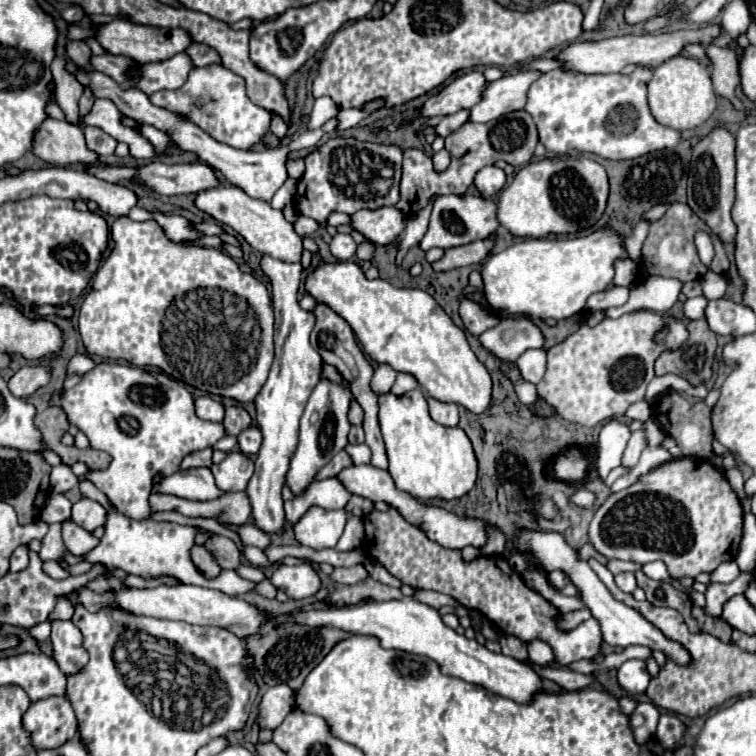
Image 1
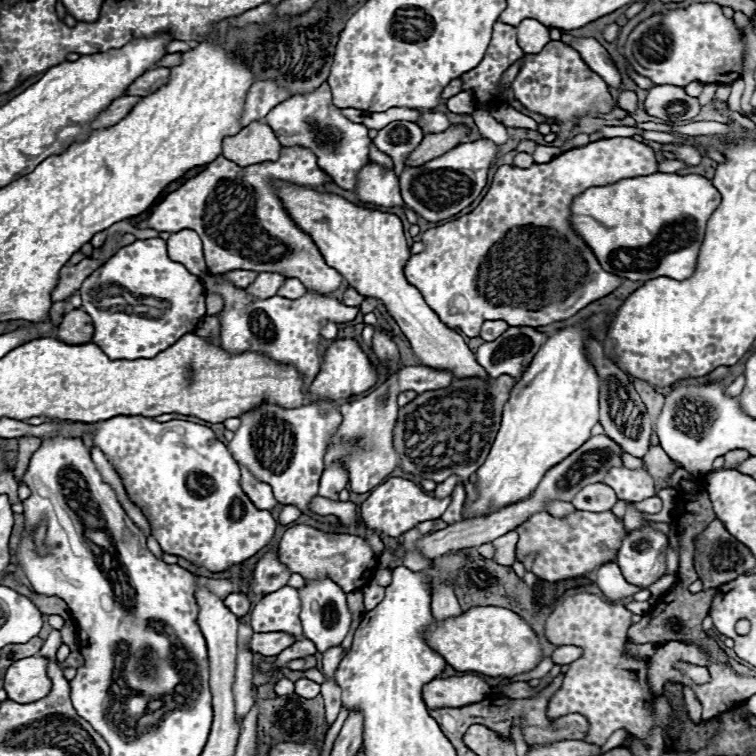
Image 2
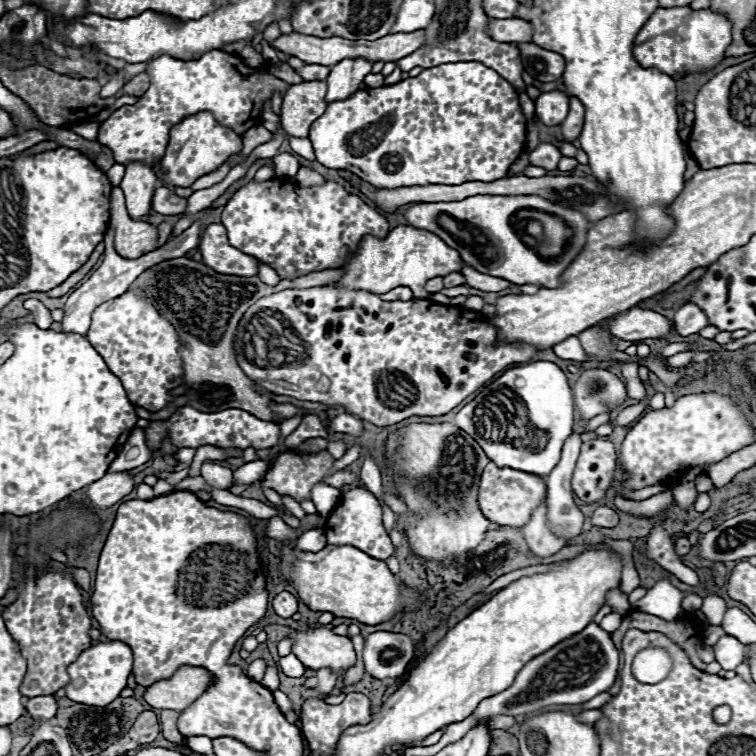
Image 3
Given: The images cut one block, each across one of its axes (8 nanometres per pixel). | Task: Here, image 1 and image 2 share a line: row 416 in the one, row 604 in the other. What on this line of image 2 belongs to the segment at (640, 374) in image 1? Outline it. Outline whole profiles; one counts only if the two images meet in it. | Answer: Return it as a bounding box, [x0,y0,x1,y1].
[546,594,656,746]

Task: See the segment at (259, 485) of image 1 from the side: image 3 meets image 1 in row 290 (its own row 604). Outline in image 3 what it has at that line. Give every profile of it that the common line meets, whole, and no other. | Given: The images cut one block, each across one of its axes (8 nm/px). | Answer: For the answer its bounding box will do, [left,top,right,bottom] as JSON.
[272,592,298,618]

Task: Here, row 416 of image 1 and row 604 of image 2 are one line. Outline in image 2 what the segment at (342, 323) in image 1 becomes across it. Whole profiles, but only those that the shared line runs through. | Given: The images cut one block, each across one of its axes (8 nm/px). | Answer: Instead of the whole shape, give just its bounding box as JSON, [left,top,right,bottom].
[364,584,384,610]

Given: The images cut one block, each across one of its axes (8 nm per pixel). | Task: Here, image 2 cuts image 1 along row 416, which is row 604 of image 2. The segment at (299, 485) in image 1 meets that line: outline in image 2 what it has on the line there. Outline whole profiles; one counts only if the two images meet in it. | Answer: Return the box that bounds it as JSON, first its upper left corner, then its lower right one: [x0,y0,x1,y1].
[298,580,350,652]

